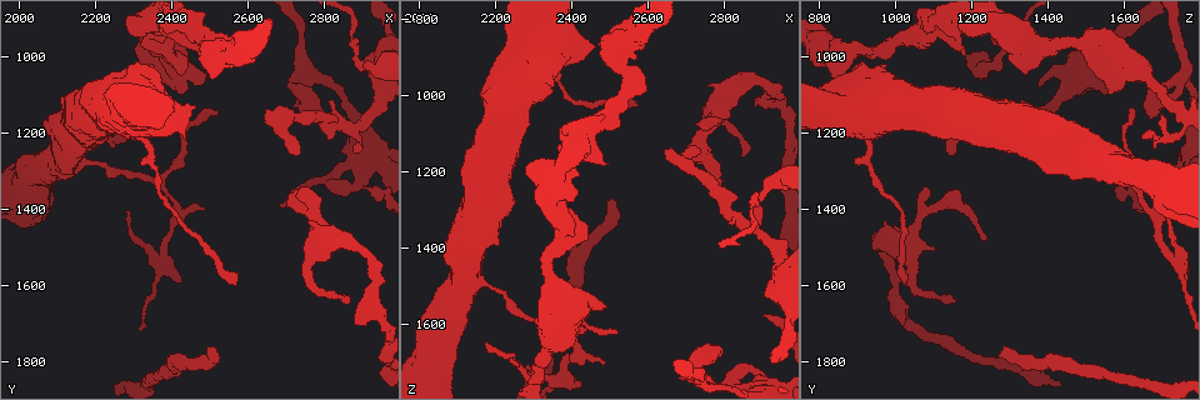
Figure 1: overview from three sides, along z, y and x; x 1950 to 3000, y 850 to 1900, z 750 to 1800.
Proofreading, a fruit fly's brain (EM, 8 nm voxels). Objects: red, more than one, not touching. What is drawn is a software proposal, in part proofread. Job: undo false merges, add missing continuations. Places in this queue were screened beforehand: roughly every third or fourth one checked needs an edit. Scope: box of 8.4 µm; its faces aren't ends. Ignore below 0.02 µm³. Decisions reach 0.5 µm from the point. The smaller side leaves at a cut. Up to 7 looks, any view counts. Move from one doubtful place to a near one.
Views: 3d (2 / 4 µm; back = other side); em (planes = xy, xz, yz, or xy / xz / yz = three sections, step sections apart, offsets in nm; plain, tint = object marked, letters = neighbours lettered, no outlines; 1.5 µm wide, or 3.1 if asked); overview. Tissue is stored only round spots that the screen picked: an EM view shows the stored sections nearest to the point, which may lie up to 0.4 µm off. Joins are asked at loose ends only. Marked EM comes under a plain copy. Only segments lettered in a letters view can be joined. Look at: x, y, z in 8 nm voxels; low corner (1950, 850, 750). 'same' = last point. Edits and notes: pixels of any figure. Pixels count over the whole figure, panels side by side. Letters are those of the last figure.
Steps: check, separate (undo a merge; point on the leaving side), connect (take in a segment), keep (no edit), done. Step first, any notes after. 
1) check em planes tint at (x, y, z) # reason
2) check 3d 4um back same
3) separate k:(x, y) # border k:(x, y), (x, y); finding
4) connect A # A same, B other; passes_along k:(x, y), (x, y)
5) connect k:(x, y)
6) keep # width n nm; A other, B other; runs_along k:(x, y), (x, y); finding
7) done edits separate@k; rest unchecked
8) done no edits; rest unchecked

check 3d 4um at (2520, 1160, 1620) # free end

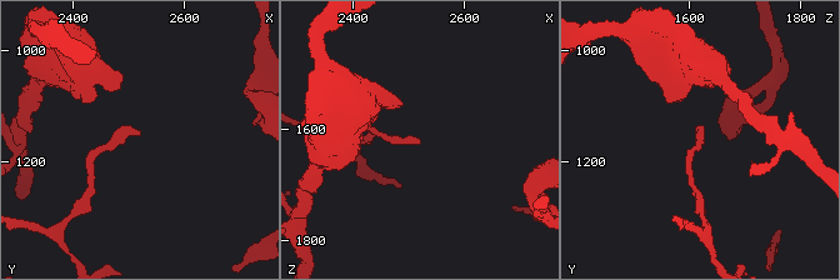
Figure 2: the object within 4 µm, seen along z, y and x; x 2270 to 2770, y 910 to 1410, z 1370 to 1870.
check em xy step 4 letters at (2520, 1155, 1620)

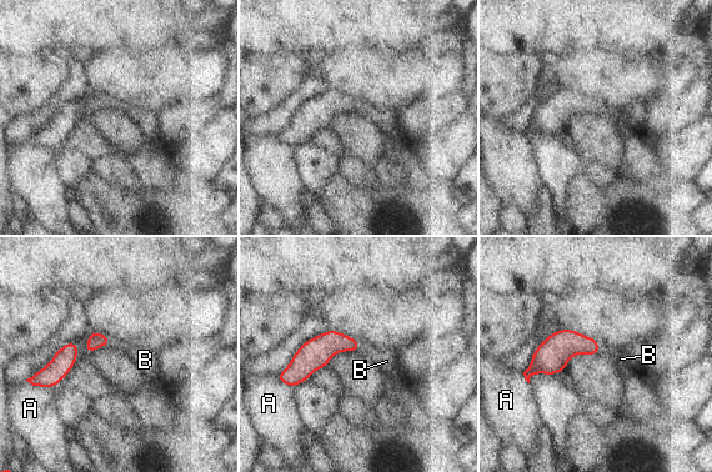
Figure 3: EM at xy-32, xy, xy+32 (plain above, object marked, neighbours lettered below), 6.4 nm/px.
connect B # width 80 nm; A other, B same; the neuron continues

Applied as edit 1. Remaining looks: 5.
check overview

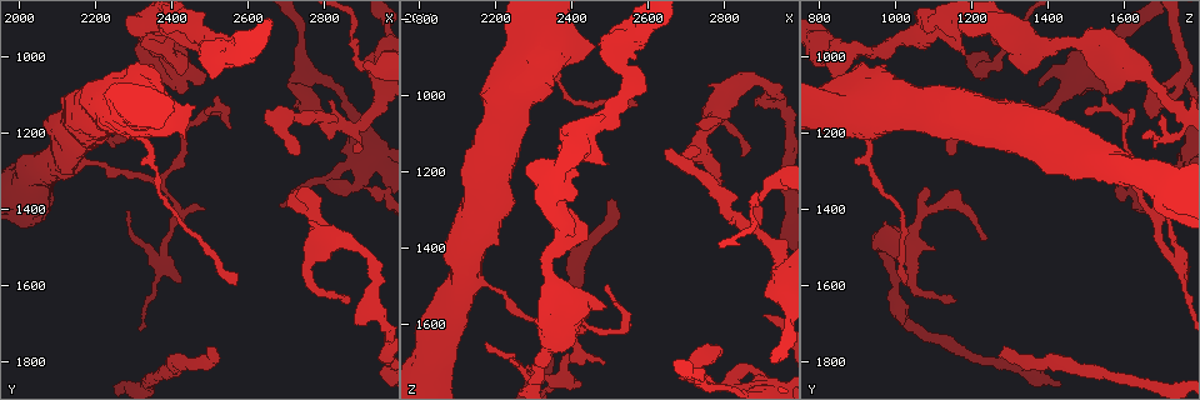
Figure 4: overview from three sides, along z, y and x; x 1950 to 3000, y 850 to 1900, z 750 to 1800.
check em yz step 4 letters at (2175, 1205, 1640)

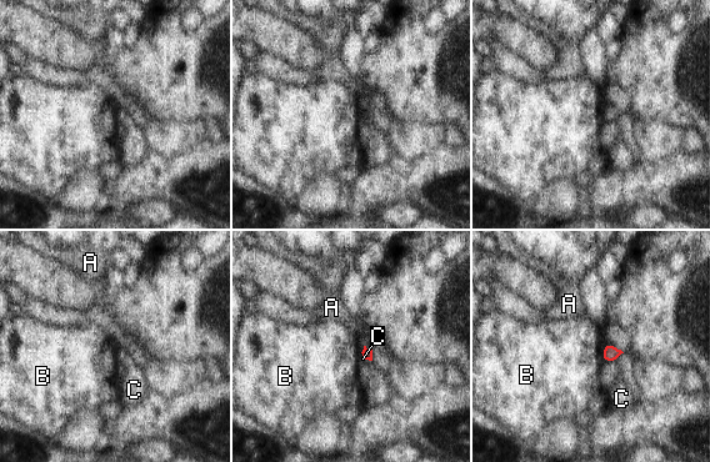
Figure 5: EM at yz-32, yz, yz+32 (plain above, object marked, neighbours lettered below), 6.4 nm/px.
keep # longest_contact B 110 nm; A other, B other, C other; border 5:(606, 344), (603, 351), (603, 360); no lettered segment goes on from it

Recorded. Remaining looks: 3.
check 3d 4um at (2500, 1775, 1275) # branch stops here

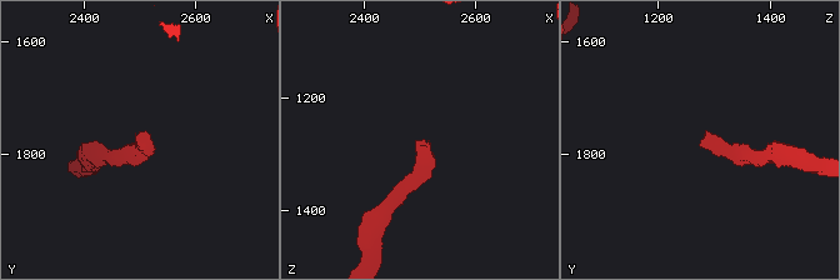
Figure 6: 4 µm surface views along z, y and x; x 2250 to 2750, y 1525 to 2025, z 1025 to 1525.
check em xy step 4 tint at (2495, 1780, 1275) # shape alone is not enough

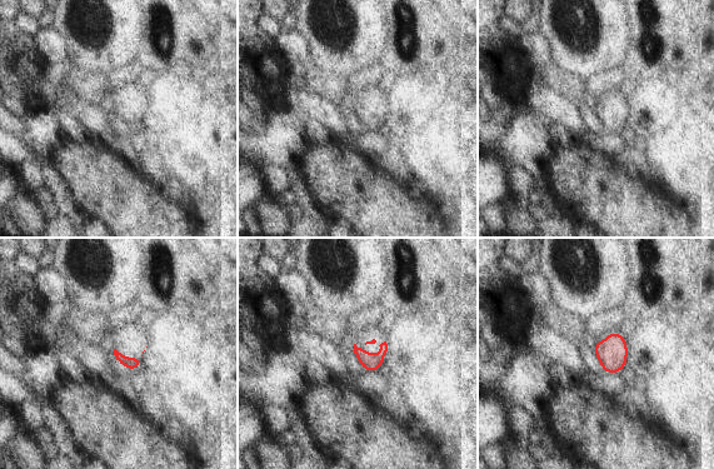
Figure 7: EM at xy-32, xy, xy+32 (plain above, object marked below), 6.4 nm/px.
check em xz step 4 letters same

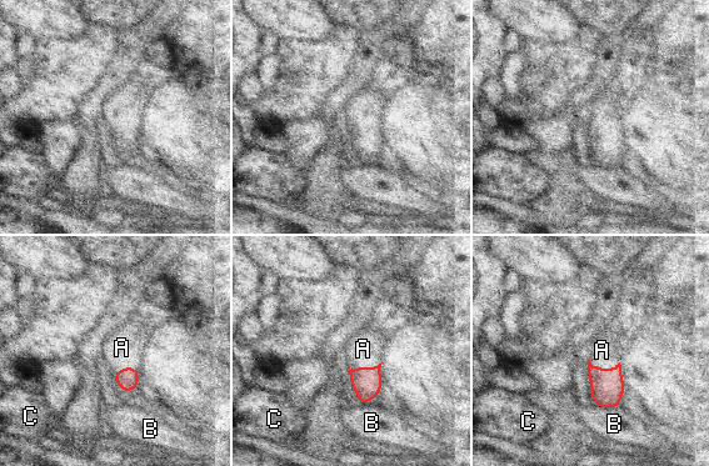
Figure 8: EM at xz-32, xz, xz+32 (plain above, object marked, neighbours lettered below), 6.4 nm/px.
connect A # A same, B other, C other; passes_along 8:(367, 382), (364, 367), (363, 349); it goes on there

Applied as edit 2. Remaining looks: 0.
done edits connect@3, connect@8; rest unchecked

